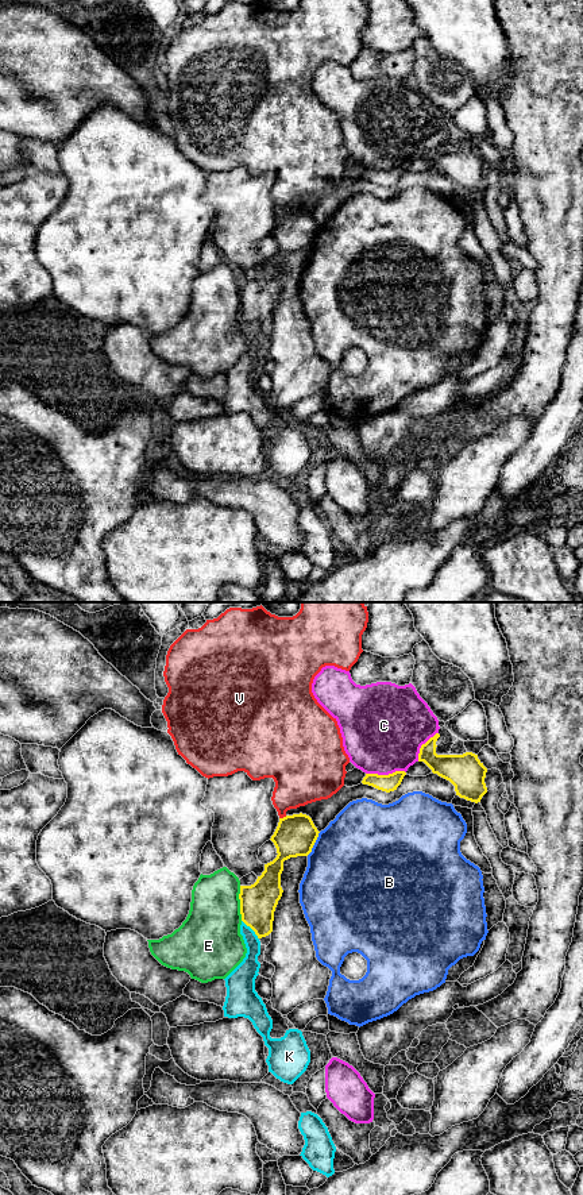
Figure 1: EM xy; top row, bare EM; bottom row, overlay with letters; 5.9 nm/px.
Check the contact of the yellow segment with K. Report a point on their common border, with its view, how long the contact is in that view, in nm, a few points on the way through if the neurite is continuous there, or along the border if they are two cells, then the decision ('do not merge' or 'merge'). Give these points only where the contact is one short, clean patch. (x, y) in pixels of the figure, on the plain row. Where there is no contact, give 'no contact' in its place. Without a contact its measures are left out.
contact xy (251, 323); length 160 nm; way xy (258, 297), (257, 317), (251, 323), (251, 355), (247, 365); merge

